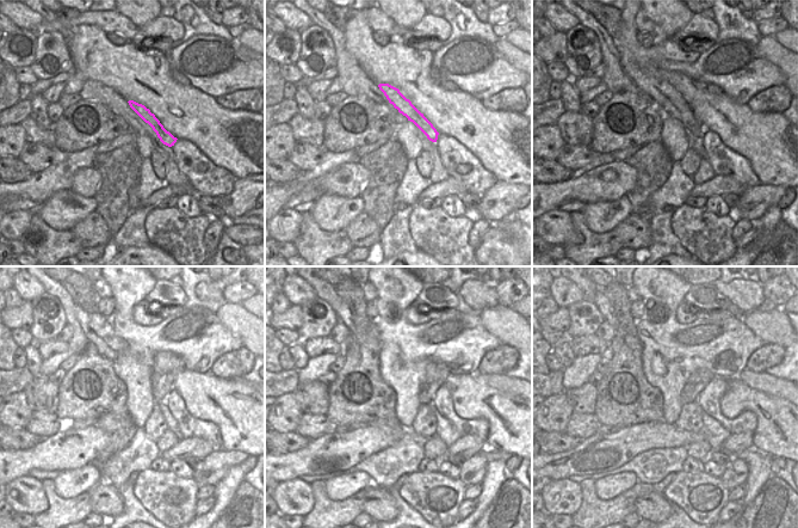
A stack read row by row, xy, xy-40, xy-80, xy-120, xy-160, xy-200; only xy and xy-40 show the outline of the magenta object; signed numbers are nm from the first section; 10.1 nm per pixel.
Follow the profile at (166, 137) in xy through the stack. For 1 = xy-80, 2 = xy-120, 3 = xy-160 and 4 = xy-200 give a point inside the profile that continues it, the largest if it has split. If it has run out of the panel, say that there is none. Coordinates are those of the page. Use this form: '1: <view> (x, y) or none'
1: xy-80 (647, 79)
2: xy-120 (97, 329)
3: xy-160 (341, 309)
4: xy-200 (600, 300)

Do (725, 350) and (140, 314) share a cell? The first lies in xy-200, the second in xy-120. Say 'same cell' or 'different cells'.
different cells

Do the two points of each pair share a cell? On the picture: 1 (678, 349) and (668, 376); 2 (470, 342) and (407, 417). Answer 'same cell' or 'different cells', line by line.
1: same cell
2: same cell

